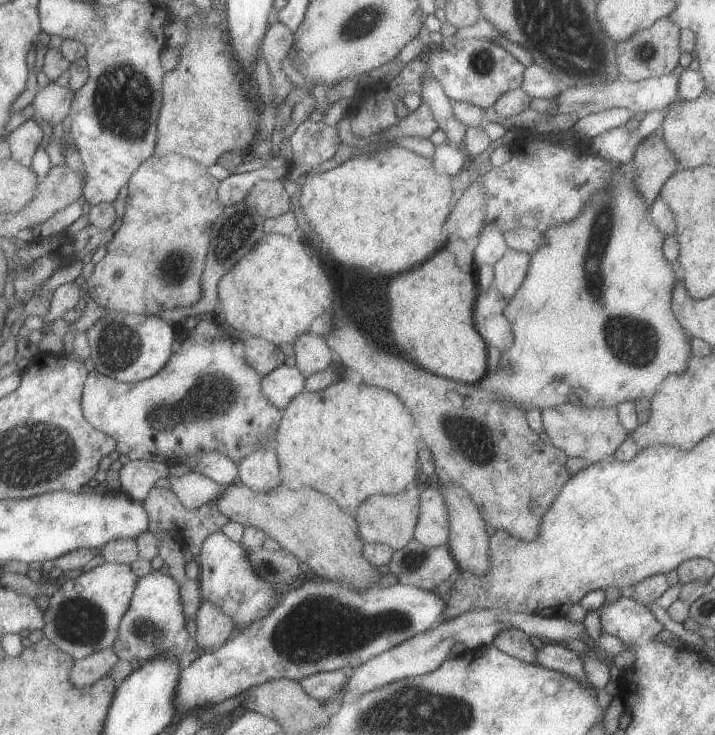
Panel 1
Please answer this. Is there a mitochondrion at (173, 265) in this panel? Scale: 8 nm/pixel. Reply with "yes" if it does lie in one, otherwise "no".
yes

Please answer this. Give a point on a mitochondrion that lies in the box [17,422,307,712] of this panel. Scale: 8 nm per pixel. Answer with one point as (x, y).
(78, 619)

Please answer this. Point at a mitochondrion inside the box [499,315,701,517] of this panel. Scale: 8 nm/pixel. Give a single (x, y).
(634, 344)

